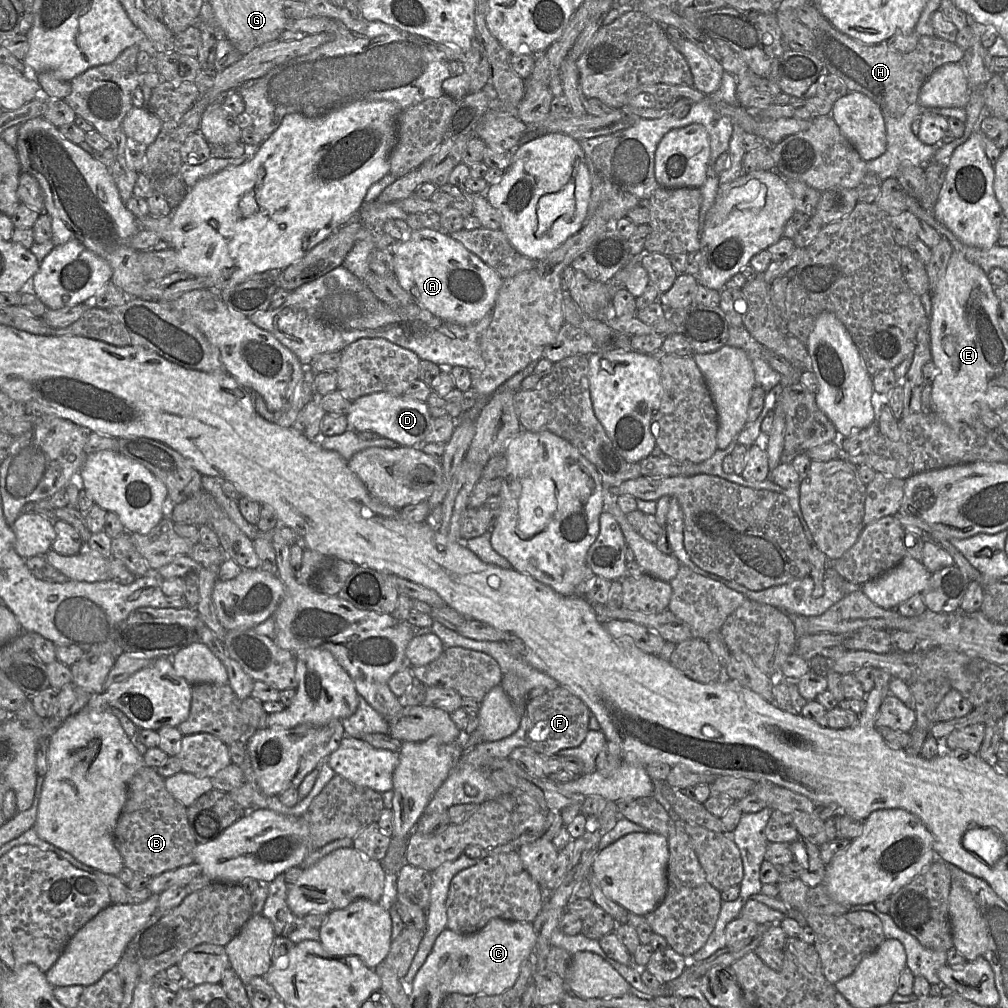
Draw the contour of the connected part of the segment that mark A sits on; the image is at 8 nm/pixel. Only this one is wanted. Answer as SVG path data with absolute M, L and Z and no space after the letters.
M422 228L411 231L404 240L398 241L393 258L394 275L400 286L410 295L412 302L453 324L472 325L490 313L503 283L503 279L494 269L441 230Z

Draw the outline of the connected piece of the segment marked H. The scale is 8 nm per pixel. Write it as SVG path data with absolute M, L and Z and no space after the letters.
M820 16L818 24L810 30L813 40L812 53L822 62L826 71L845 83L850 92L867 96L881 111L895 118L901 117L909 106L918 103L922 86L935 70L945 64L961 62L964 57L964 51L955 42L936 36L920 36L915 49L909 53L895 51L886 42L874 46L865 45L835 29L823 16Z

